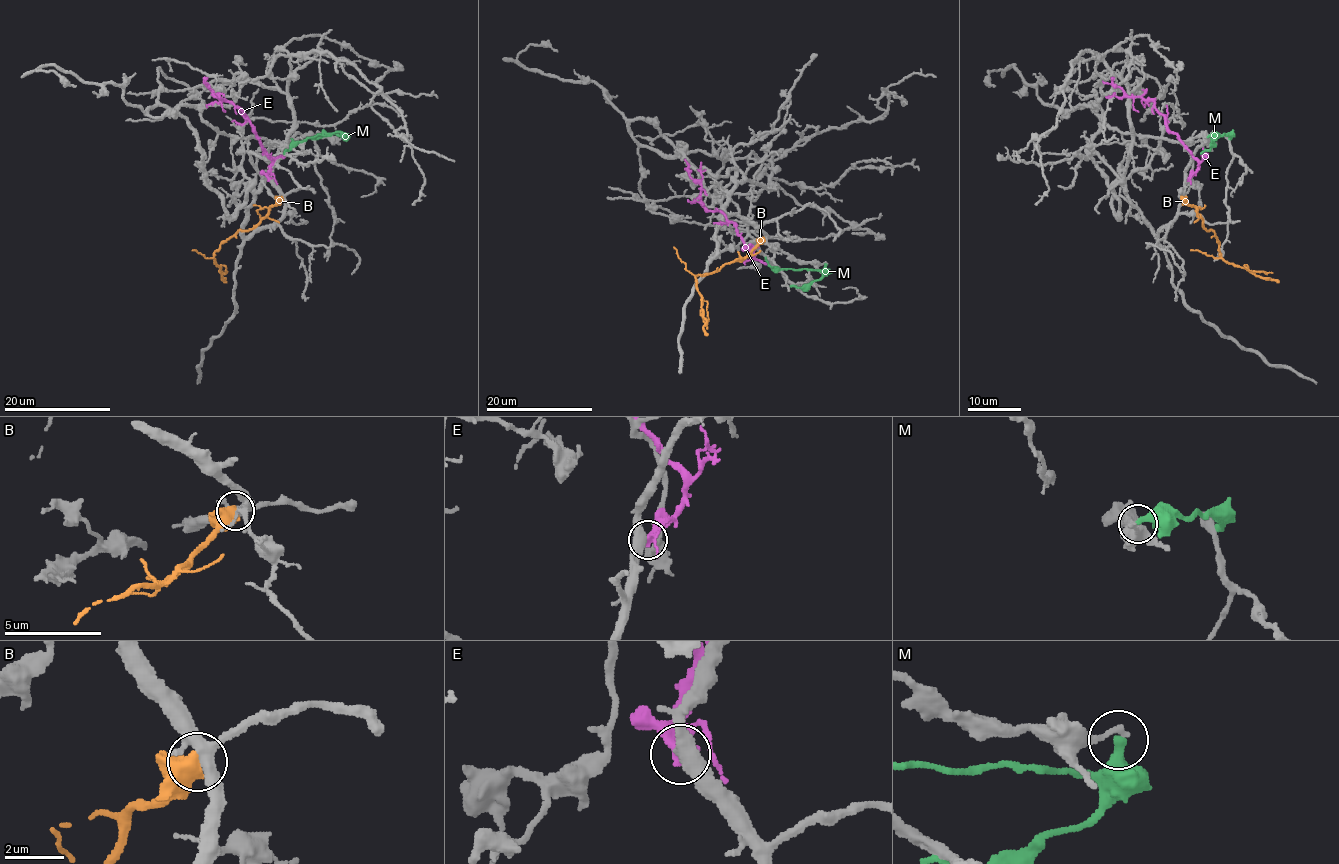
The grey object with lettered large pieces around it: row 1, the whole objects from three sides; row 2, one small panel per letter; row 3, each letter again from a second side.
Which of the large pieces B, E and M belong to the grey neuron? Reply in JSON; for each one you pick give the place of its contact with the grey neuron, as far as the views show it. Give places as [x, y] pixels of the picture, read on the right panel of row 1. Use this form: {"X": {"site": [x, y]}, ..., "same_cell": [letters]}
{"same_cell": []}

